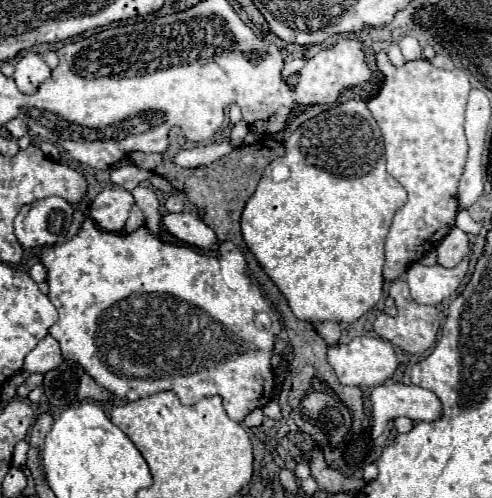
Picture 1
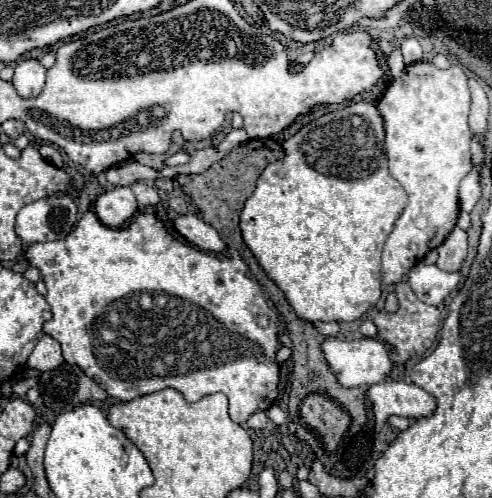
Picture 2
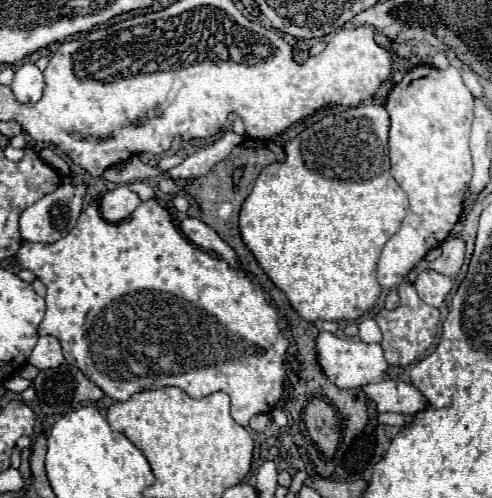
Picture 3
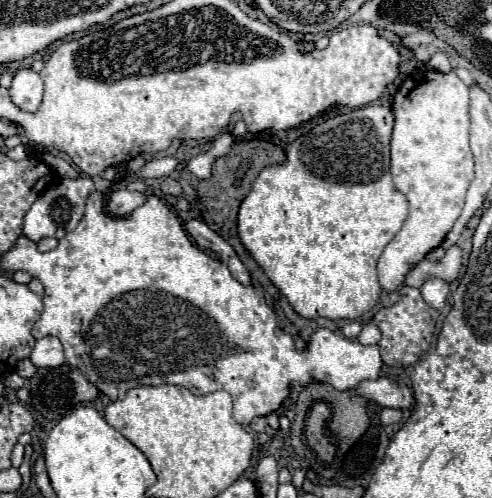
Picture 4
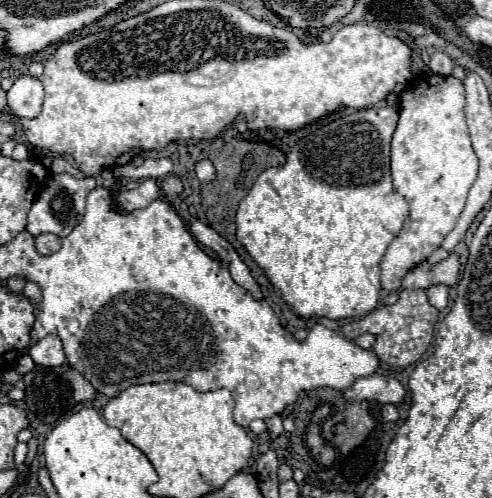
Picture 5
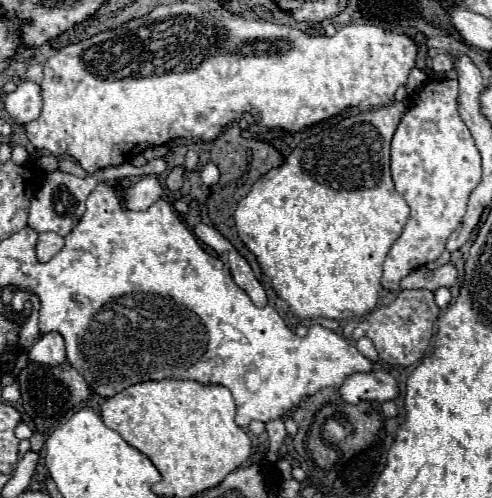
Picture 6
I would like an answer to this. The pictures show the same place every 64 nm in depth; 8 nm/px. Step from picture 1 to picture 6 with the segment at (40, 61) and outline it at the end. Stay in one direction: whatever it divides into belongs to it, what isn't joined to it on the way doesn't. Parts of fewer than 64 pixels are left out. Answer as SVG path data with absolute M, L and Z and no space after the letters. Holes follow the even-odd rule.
M30 80L18 84L18 88L12 94L6 94L4 106L16 124L28 124L28 122L36 120L42 110L40 86Z

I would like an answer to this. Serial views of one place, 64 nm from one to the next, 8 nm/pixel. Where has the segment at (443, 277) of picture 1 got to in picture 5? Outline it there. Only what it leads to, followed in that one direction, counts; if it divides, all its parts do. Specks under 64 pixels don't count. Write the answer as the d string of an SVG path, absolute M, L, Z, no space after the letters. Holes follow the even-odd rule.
M444 284L432 286L426 290L426 294L430 298L430 304L436 306L438 310L444 310L448 306L448 286L444 286Z

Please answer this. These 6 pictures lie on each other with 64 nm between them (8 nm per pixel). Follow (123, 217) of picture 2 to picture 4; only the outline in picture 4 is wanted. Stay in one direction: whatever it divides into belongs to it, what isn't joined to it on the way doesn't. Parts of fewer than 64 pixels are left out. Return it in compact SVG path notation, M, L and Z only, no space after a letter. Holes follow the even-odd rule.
M146 186L146 192L130 192L130 190L116 190L110 194L108 198L108 206L106 210L112 216L126 216L130 214L134 208L142 206L150 196L154 194L152 186ZM134 194L134 196L132 196ZM134 206L134 208L132 208Z

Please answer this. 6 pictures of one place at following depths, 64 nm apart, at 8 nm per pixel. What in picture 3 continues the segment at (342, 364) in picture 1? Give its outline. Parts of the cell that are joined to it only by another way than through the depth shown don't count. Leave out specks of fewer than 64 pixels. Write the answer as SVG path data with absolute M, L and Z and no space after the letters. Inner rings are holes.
M320 332L316 338L316 362L322 368L324 376L336 386L336 388L360 388L370 382L380 382L384 376L384 370L388 368L384 360L384 352L380 344L364 344L354 340L342 340L332 332Z

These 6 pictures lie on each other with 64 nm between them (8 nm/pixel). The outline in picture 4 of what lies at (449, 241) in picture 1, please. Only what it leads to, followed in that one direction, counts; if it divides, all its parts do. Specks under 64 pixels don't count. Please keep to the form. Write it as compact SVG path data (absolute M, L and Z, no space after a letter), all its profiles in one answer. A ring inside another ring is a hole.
M452 246L446 250L446 256L438 262L430 262L430 260L422 260L420 264L416 264L408 274L404 284L412 286L412 288L420 288L424 284L426 278L440 278L446 280L448 284L452 284L462 268L462 250L458 246Z

